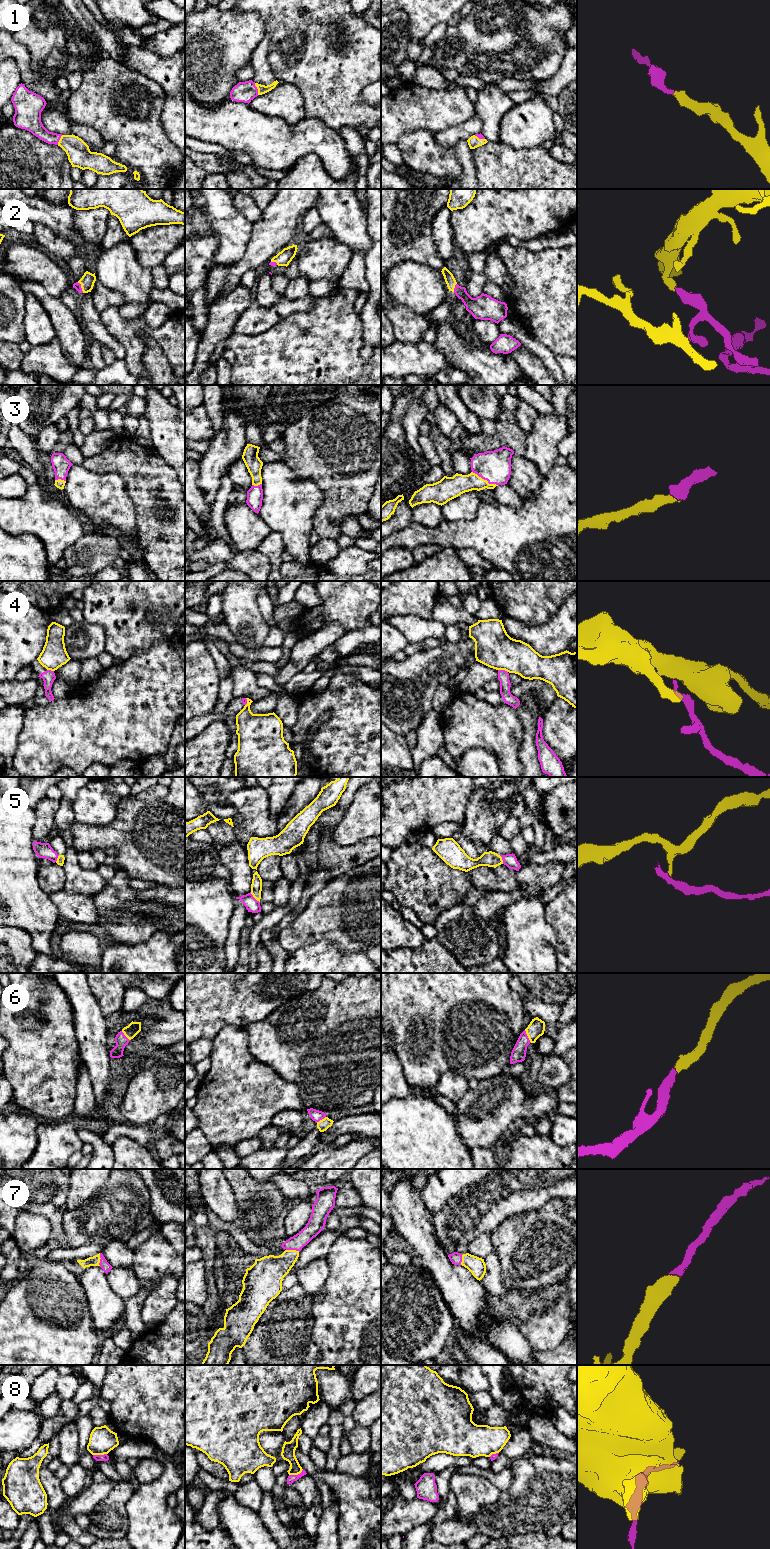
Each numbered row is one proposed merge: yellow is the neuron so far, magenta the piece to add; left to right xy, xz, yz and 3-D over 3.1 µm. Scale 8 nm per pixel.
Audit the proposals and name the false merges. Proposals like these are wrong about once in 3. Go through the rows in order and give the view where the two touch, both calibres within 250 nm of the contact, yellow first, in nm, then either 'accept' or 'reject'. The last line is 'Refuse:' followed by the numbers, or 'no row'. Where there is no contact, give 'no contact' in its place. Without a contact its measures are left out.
1: contact in xz; calibres 80 and 160 nm; accept
2: contact in xy; calibres 120 and 60 nm; accept
3: contact in yz; calibres 160 and 260 nm; accept
4: contact in yz; calibres 300 and 100 nm; reject
5: contact in xz; calibres 100 and 110 nm; reject
6: contact in yz; calibres 140 and 120 nm; accept
7: contact in xz; calibres 240 and 120 nm; accept
8: contact in xz; calibres 110 and 60 nm; reject
Refuse: 4, 5, 8

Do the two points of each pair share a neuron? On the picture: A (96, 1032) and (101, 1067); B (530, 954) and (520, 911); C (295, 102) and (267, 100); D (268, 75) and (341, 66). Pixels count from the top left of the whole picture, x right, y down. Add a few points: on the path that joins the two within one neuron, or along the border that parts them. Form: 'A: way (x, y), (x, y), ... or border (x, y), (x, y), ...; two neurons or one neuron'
A: way (96, 1041), (97, 1058); one neuron
B: way (530, 943), (524, 922); one neuron
C: way (288, 102), (274, 102); one neuron
D: border (267, 51), (267, 61), (276, 79); two neurons

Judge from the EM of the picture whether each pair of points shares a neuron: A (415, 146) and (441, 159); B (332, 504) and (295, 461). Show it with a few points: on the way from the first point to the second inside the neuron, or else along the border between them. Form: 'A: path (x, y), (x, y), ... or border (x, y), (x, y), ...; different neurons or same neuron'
A: path (421, 152), (435, 159); same neuron
B: path (332, 491), (308, 466); same neuron

